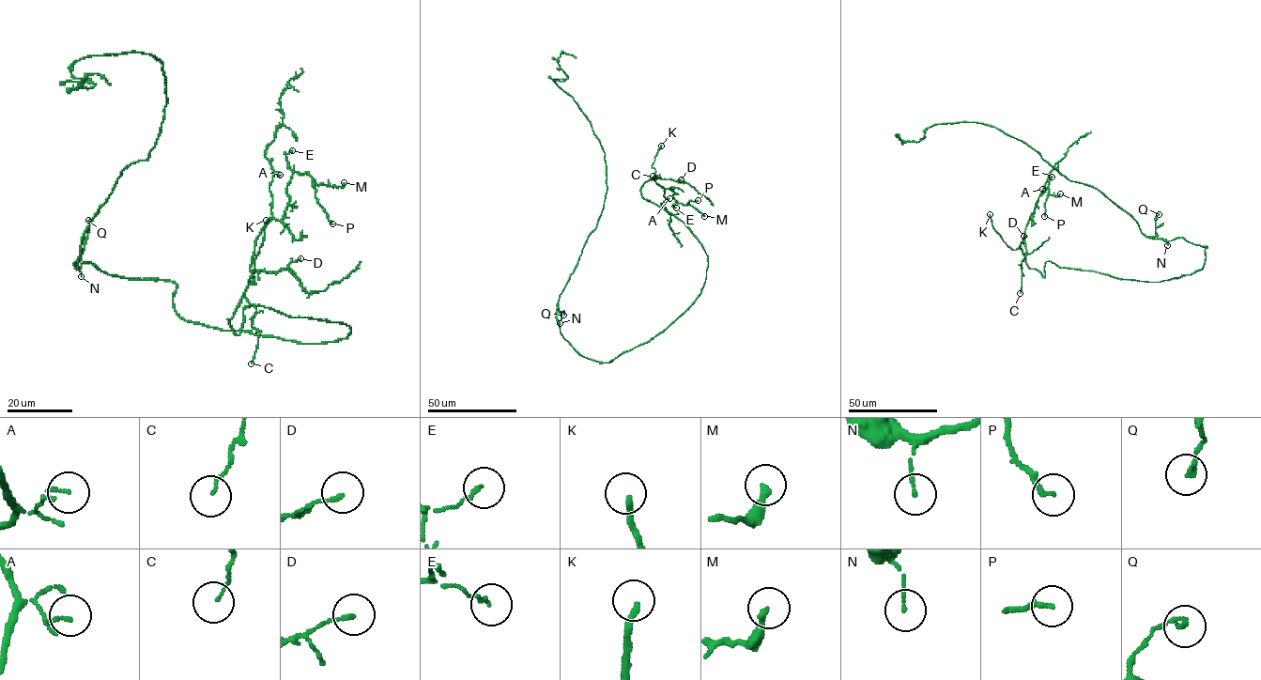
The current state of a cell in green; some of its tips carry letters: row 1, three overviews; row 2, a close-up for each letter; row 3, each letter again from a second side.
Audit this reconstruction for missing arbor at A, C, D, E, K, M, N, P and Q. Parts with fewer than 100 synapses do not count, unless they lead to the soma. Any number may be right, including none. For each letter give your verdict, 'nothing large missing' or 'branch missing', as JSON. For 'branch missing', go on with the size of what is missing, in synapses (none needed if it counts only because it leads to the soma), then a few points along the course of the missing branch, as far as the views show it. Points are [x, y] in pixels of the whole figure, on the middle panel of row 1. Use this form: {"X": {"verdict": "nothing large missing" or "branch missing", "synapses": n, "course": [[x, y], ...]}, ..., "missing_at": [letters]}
{"A": {"verdict": "nothing large missing"}, "C": {"verdict": "nothing large missing"}, "D": {"verdict": "nothing large missing"}, "E": {"verdict": "nothing large missing"}, "K": {"verdict": "branch missing"}, "M": {"verdict": "nothing large missing"}, "N": {"verdict": "nothing large missing"}, "P": {"verdict": "nothing large missing"}, "Q": {"verdict": "nothing large missing"}, "missing_at": ["K"]}

